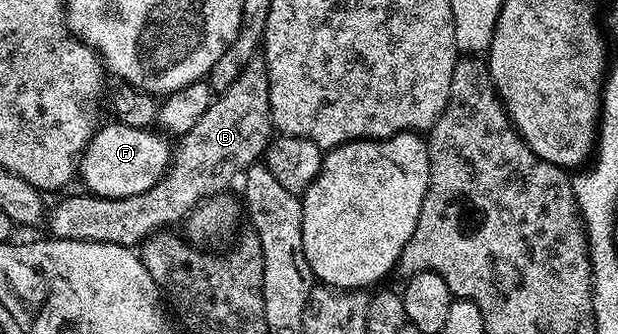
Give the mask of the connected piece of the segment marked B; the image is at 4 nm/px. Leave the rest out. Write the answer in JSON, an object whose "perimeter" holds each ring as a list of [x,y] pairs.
{"perimeter":[[[254,61],[238,73],[238,81],[230,89],[213,98],[210,109],[194,129],[179,136],[168,172],[146,193],[125,199],[97,199],[91,193],[68,195],[46,215],[47,234],[53,239],[98,241],[110,245],[135,248],[143,244],[157,229],[183,220],[191,211],[212,195],[227,192],[232,182],[267,152],[274,138],[270,113],[270,77],[268,64]]]}

